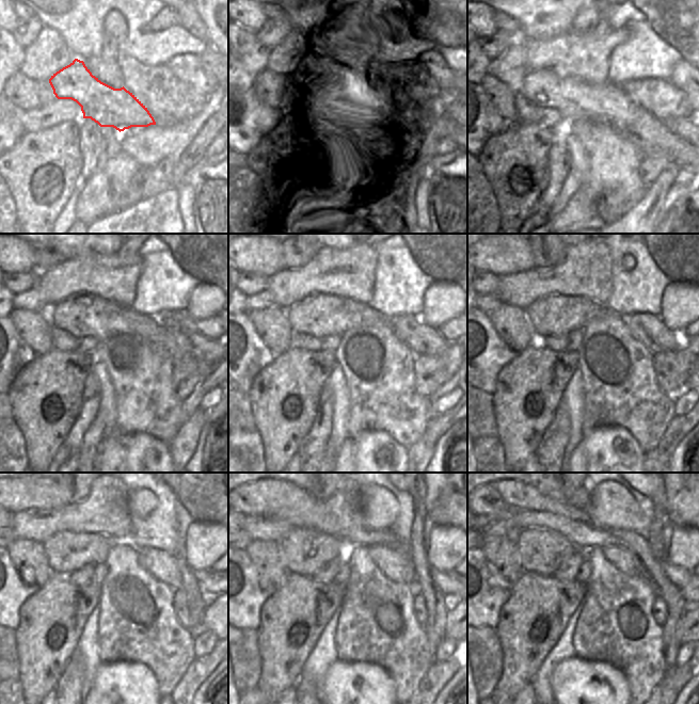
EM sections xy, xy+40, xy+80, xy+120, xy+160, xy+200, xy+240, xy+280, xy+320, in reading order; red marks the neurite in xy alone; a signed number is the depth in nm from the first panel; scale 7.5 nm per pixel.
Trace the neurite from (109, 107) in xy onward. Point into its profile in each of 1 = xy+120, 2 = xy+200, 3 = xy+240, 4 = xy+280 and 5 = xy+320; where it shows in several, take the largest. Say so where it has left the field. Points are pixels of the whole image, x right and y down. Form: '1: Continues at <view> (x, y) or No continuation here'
1: Continues at xy+120 (82, 315)
2: Continues at xy+200 (552, 315)
3: Continues at xy+240 (66, 552)
4: Continues at xy+280 (305, 549)
5: Continues at xy+320 (540, 549).

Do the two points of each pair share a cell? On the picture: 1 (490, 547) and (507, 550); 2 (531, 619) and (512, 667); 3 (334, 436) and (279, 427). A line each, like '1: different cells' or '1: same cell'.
1: same cell
2: same cell
3: different cells

